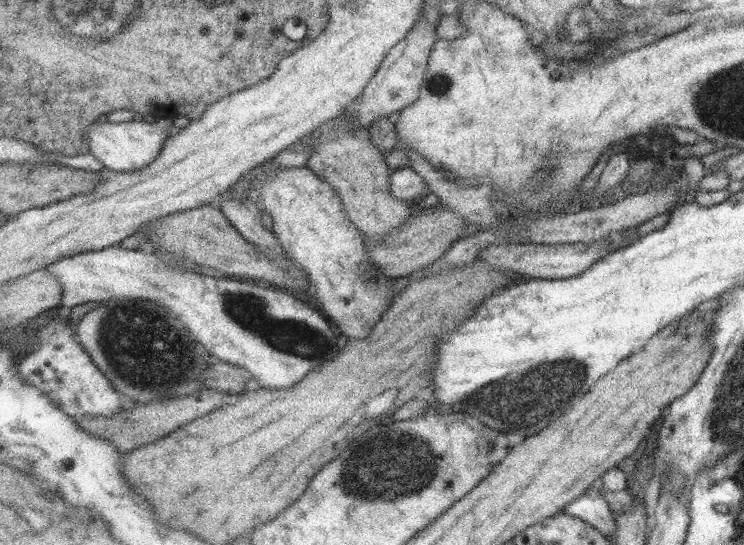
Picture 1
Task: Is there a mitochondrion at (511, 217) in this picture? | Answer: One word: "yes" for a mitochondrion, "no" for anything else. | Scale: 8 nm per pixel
no

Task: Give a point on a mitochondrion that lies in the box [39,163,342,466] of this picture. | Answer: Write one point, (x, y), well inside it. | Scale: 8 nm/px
(124, 333)

